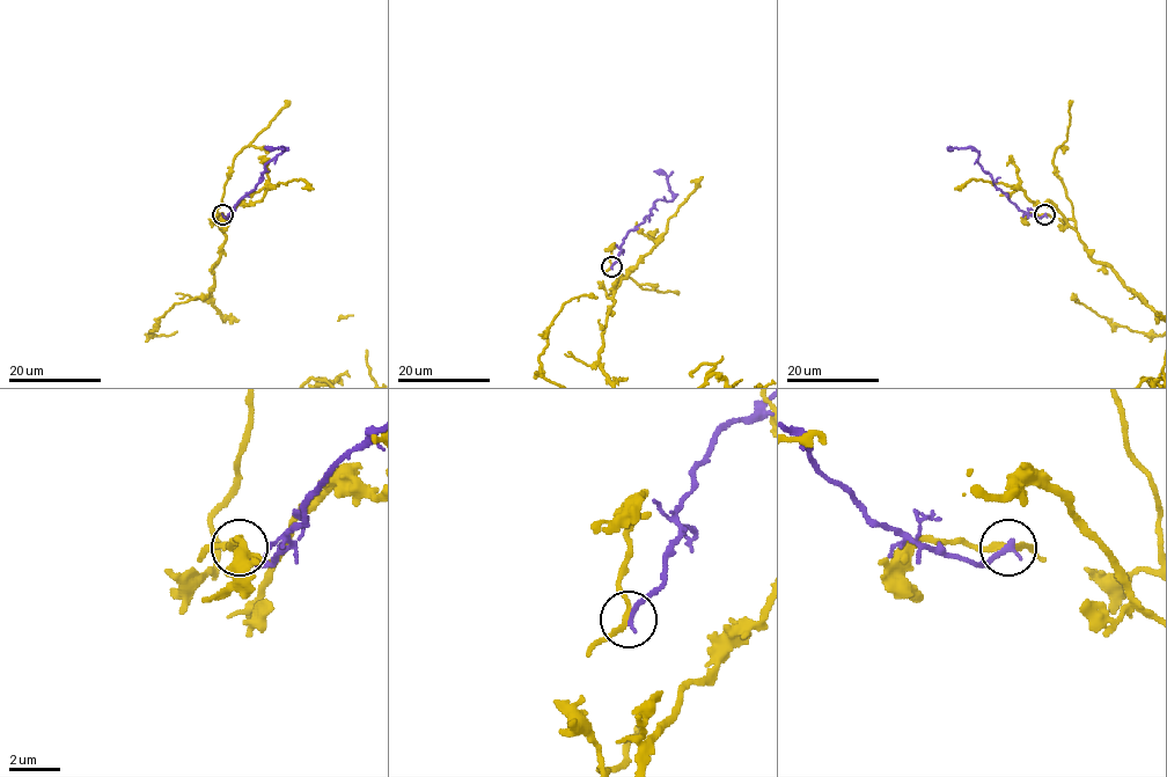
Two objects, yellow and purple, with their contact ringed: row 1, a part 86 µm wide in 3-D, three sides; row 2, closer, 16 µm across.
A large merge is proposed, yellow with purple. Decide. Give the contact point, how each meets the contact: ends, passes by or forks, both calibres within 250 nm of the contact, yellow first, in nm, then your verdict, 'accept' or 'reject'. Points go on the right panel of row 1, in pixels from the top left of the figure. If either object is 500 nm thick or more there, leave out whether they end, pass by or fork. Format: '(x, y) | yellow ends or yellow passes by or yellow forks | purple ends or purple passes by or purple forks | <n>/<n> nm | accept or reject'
(1044, 214) | yellow passes by | purple ends | 200/240 nm | reject

